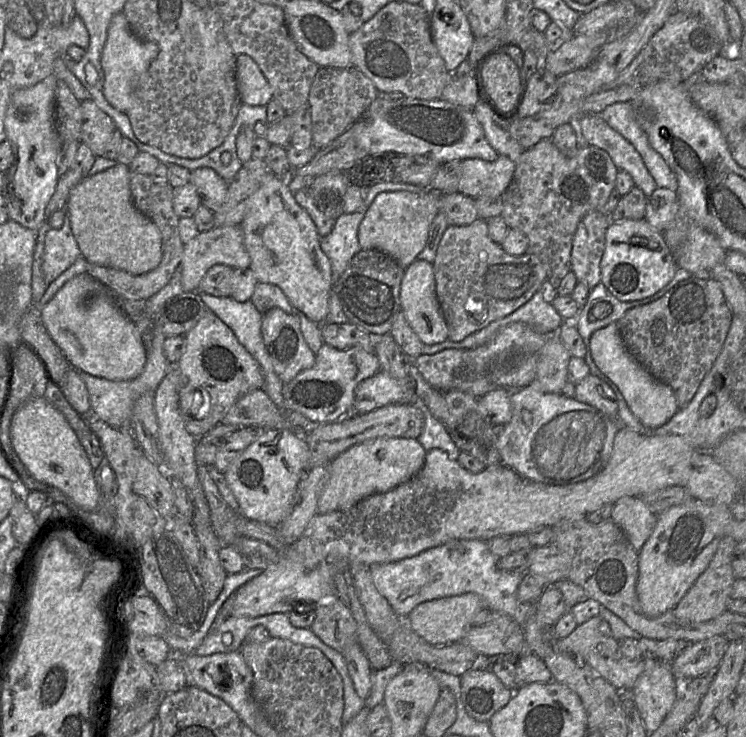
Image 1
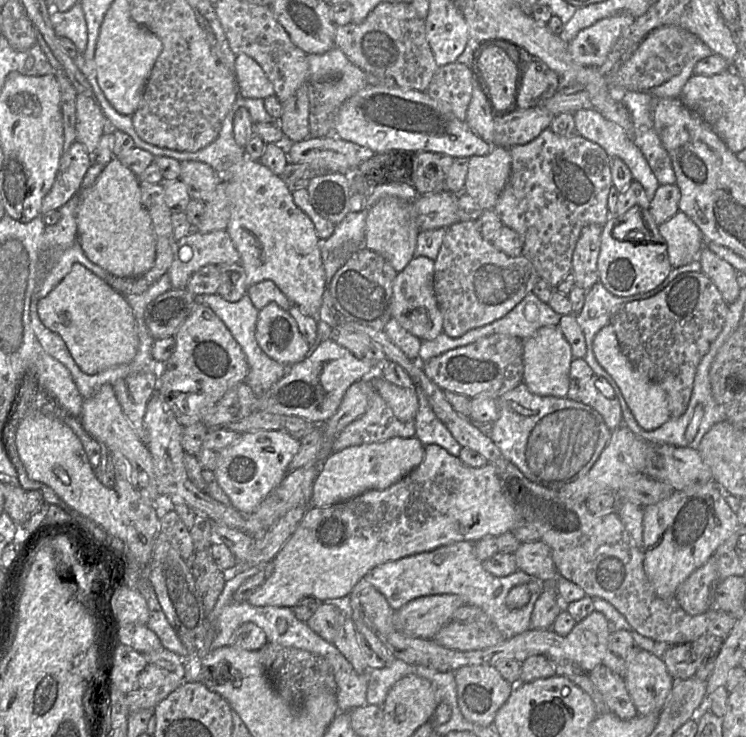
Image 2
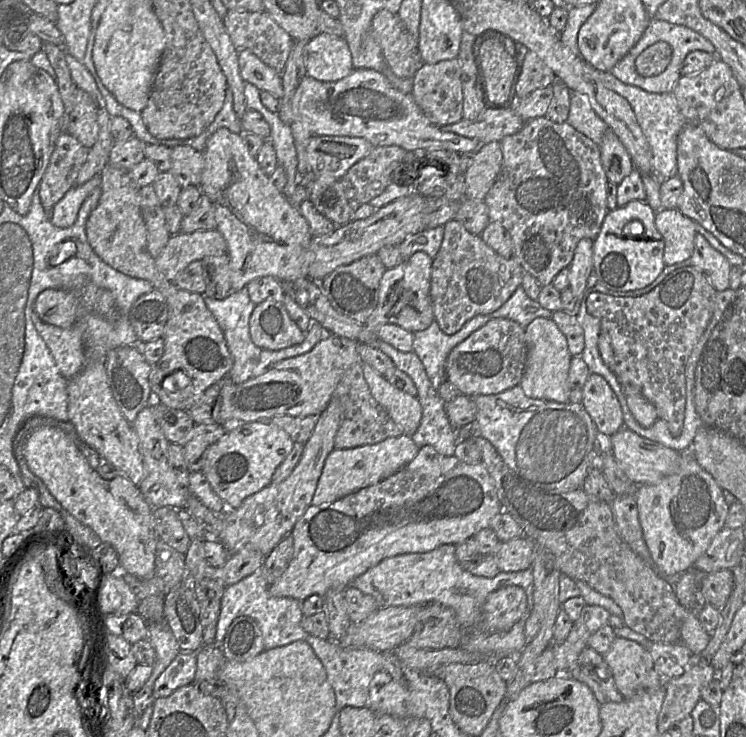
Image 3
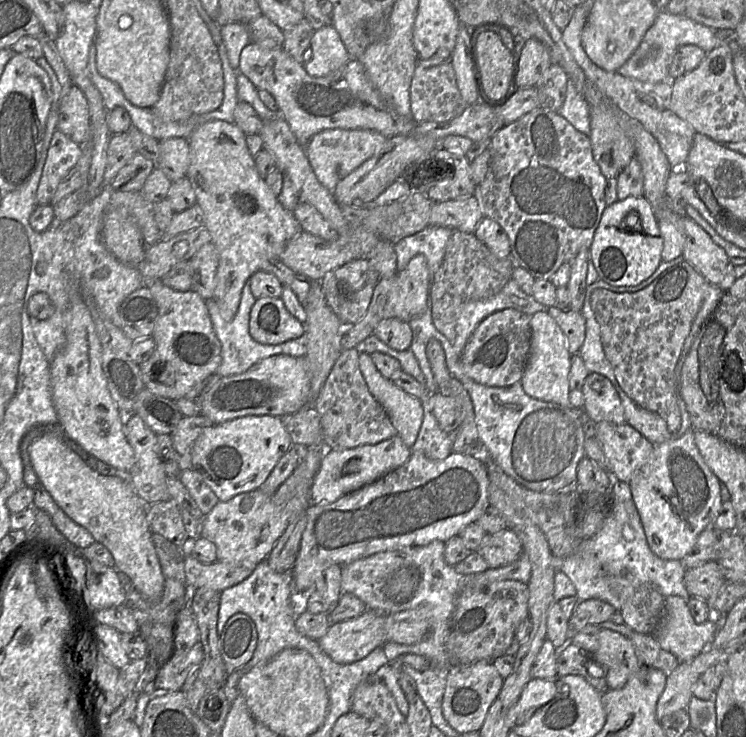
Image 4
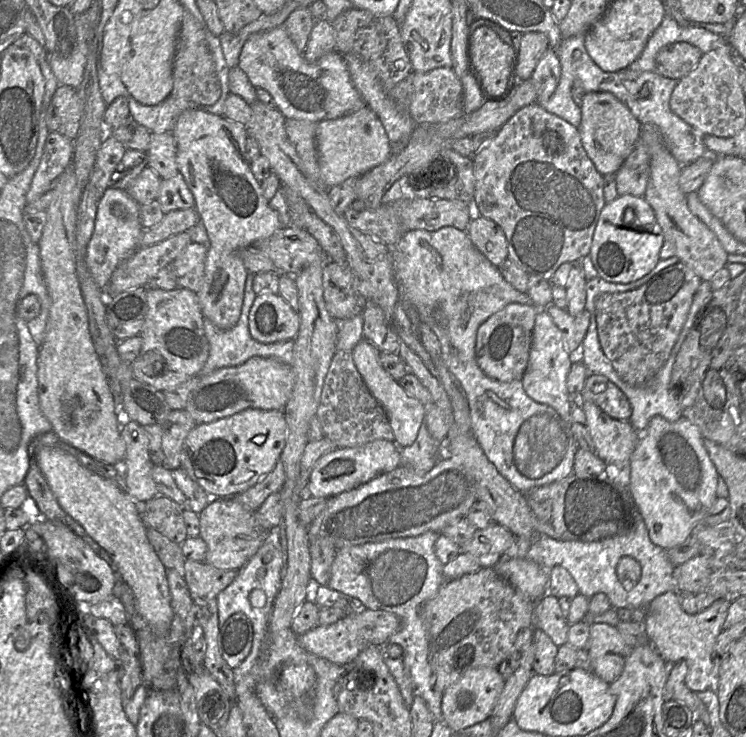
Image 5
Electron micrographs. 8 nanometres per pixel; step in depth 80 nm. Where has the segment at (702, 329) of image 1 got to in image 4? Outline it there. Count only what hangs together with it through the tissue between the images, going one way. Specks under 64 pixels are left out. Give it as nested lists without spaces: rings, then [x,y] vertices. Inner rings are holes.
[[[682,260],[640,291],[615,293],[597,289],[591,295],[591,307],[600,325],[603,349],[619,385],[639,406],[659,414],[666,421],[670,433],[675,433],[681,424],[679,376],[684,362],[681,360],[683,346],[701,308],[708,284],[693,265]]]

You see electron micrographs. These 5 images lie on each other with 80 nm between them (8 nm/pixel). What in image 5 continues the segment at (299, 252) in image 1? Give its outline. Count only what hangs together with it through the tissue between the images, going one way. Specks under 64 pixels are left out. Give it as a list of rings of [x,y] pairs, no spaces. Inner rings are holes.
[[[195,107],[177,117],[171,133],[177,142],[179,173],[194,196],[194,208],[209,238],[203,282],[195,293],[204,319],[228,330],[239,320],[249,274],[239,252],[270,237],[283,223],[264,197],[245,157],[248,136],[244,125]]]

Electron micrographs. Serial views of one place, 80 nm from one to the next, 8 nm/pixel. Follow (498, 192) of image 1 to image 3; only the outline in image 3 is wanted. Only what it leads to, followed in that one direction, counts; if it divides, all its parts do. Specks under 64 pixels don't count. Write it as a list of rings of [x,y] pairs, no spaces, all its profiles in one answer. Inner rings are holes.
[[[500,142],[481,145],[465,172],[465,197],[484,200],[500,172],[502,159]]]

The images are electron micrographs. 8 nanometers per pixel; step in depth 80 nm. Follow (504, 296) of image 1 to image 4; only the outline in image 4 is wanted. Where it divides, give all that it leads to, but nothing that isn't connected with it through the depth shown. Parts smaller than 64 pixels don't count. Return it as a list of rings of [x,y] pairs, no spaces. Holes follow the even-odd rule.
[[[452,229],[442,263],[431,278],[430,304],[435,327],[444,333],[449,341],[454,340],[456,322],[462,307],[467,302],[496,295],[511,279],[514,267],[511,258],[498,258],[473,233]]]

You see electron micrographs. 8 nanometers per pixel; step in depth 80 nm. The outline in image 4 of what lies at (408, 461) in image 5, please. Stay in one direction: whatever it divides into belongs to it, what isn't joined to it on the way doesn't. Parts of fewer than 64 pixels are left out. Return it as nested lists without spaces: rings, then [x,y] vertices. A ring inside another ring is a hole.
[[[426,388],[425,396],[419,399],[424,415],[417,438],[410,449],[412,453],[422,453],[431,460],[442,460],[455,453],[452,450],[454,433],[447,433],[440,428],[430,405],[430,397],[433,394]]]

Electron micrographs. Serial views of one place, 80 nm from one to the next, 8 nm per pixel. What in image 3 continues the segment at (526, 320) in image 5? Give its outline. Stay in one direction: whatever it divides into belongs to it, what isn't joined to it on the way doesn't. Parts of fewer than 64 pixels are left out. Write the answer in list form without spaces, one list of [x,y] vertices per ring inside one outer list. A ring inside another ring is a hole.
[[[493,318],[450,351],[445,378],[465,396],[497,394],[519,385],[526,359],[525,328],[507,318]]]

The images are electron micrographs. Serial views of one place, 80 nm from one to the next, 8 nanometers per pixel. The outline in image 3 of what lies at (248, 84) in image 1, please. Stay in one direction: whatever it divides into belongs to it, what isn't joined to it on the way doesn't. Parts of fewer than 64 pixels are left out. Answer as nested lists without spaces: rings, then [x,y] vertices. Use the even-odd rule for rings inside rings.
[[[245,49],[238,54],[238,65],[244,82],[265,91],[277,99],[284,93],[281,73],[262,62],[254,53]]]

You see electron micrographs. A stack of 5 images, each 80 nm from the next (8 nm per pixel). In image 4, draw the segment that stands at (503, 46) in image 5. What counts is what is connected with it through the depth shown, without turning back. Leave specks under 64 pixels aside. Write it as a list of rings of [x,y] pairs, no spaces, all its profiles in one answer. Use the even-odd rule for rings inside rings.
[[[482,31],[475,37],[475,52],[486,94],[493,99],[501,98],[510,79],[512,52],[493,31]]]

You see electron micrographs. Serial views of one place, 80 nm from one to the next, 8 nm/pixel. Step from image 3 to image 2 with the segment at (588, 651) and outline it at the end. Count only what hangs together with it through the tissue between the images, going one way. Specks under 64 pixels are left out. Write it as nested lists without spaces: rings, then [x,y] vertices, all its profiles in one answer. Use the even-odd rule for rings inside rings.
[[[604,665],[595,667],[588,674],[610,712],[622,720],[630,720],[638,715],[622,677]]]

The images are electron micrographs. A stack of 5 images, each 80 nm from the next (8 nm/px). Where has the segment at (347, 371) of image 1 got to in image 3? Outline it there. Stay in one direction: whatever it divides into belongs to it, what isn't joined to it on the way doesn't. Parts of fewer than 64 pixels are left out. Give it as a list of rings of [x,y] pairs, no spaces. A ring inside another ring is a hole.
[[[334,334],[321,340],[309,352],[283,359],[270,365],[265,373],[251,378],[242,383],[232,383],[224,385],[220,391],[218,401],[218,423],[224,427],[229,427],[235,422],[252,422],[258,420],[267,420],[273,416],[308,416],[320,415],[328,406],[333,398],[334,390],[343,374],[360,360],[357,352],[359,341],[339,337]]]

